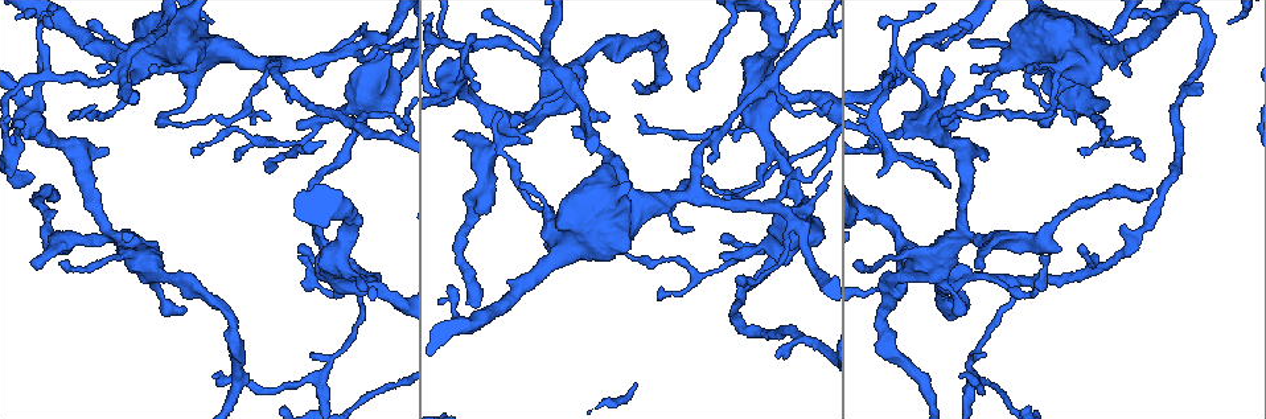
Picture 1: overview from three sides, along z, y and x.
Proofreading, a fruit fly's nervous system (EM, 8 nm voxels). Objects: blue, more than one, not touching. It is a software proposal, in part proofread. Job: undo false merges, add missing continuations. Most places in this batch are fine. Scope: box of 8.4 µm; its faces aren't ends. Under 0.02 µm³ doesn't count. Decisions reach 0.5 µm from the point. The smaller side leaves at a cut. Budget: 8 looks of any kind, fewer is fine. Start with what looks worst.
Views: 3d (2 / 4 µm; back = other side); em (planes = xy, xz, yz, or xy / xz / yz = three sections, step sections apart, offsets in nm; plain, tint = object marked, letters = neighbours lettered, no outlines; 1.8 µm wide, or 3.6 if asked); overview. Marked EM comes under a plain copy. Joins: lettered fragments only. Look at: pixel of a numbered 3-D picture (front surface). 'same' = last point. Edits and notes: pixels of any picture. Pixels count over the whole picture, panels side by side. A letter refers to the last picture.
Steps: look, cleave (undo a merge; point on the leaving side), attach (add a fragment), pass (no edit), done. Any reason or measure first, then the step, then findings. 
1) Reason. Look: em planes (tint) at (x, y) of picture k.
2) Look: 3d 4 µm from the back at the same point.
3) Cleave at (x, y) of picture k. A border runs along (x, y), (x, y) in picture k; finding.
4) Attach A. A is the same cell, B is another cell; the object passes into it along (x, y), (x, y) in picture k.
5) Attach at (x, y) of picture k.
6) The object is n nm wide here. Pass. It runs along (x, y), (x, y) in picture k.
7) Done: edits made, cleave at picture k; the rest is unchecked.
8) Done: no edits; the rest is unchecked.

Look: em yz step 4 (tint) at (49, 71) of picture 1.

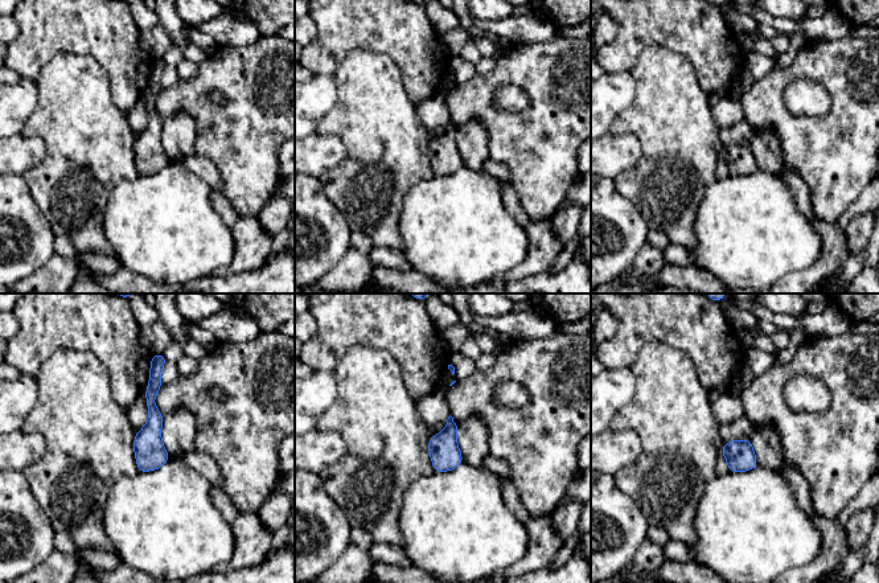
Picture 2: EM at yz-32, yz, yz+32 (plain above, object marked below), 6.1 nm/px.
See the neighbours. Look: em yz step 4 (letters) at the same point.

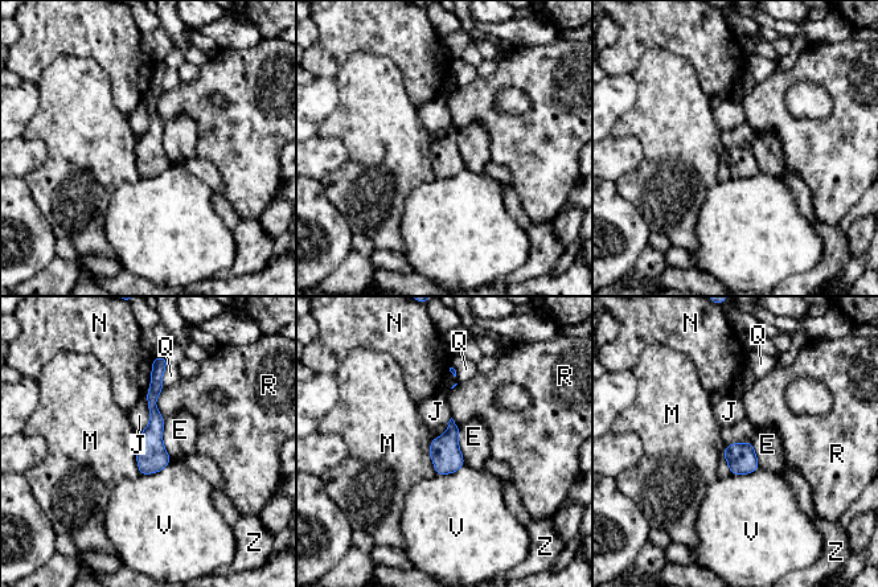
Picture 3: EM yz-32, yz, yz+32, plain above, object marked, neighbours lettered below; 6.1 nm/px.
The longest contact is with E, 260 nm. Pass. E, J, M, N, Q, R, V and Z are other cells; it runs along (161, 366), (143, 471) in picture 3; one neuron here.

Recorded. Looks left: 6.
Free end. Look: 3d 4 µm from the back at (1151, 190) of picture 1.

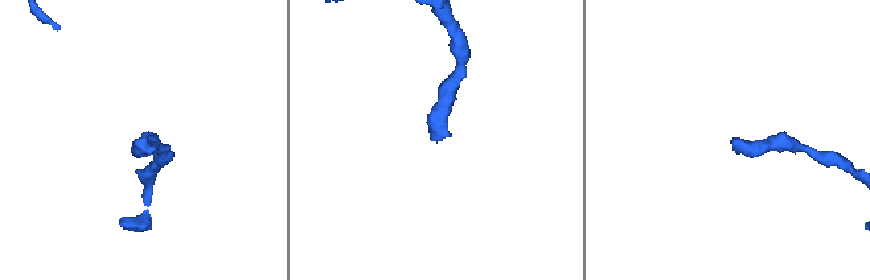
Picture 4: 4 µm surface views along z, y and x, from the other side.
Need the tissue. Look: em 3.6 µm planes (letters) at (441, 139) of picture 4.

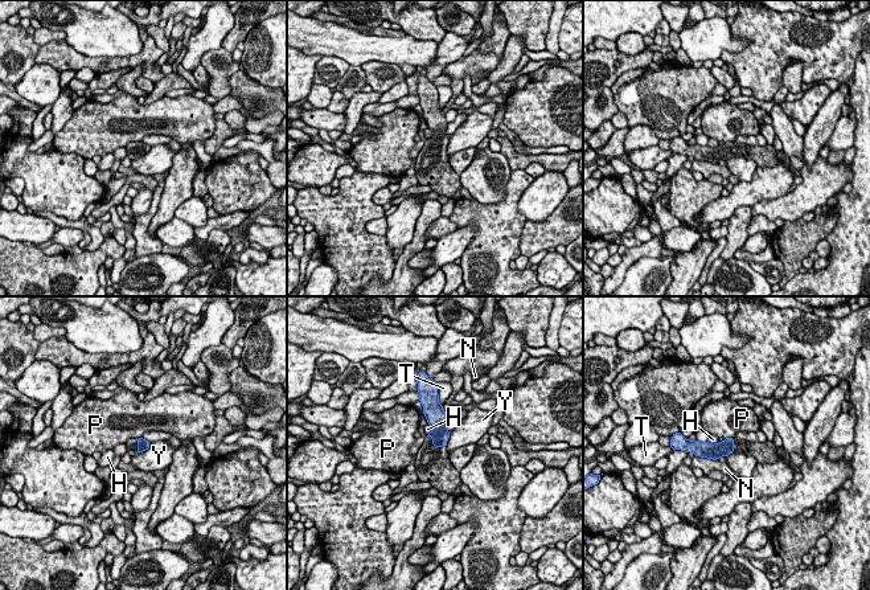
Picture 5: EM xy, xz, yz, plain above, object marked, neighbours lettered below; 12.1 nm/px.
Pass. H, N, P, T and Y are other cells; a border runs along (733, 437), (725, 439) in picture 5; none of them fits.

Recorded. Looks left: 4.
Branch point. Look: em planes (letters) at (483, 174) of picture 1.

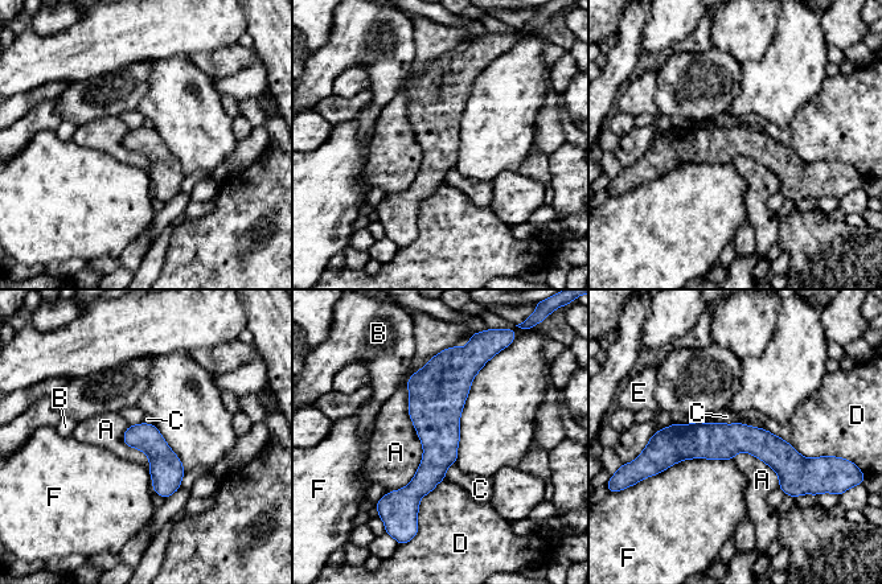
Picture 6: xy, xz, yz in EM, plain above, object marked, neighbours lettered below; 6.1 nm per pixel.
Pass. A, B, C, D, E and F are other cells; it runs along (447, 358), (438, 456), (413, 511) in picture 6; continuous, no second neuron.

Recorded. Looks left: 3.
Look: em planes (letters) at (759, 130) of picture 1.

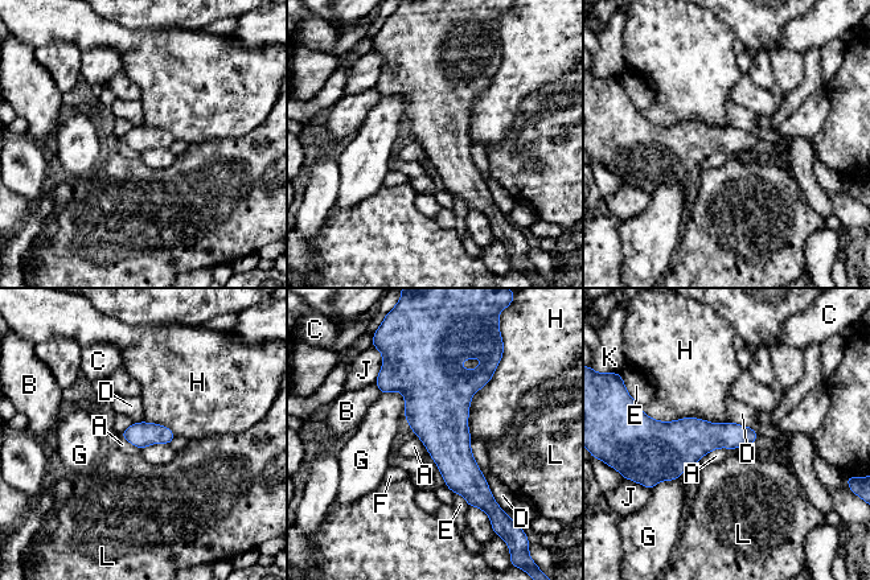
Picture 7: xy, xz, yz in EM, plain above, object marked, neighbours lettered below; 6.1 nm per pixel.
The object is 150 nm wide here. Pass. A, B, C, D, E, F, G, H, J, K and L are other cells; a border runs along (733, 448), (714, 448), (697, 461) in picture 7; continuous, no second neuron.

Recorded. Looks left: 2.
Done: no edits; the rest is unchecked.

